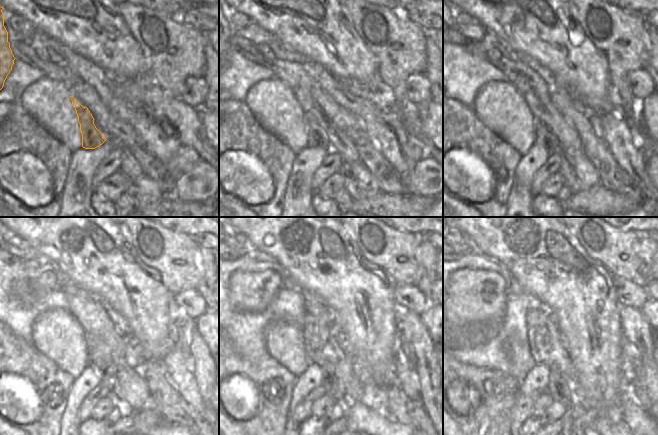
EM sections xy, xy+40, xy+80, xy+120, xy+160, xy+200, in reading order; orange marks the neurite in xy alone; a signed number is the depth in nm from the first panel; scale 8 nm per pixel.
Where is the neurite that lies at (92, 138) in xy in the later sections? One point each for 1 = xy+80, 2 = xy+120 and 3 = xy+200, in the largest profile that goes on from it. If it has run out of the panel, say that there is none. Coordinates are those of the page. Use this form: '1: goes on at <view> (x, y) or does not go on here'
1: goes on at xy+80 (542, 135)
2: goes on at xy+120 (108, 376)
3: goes on at xy+200 (561, 390)

